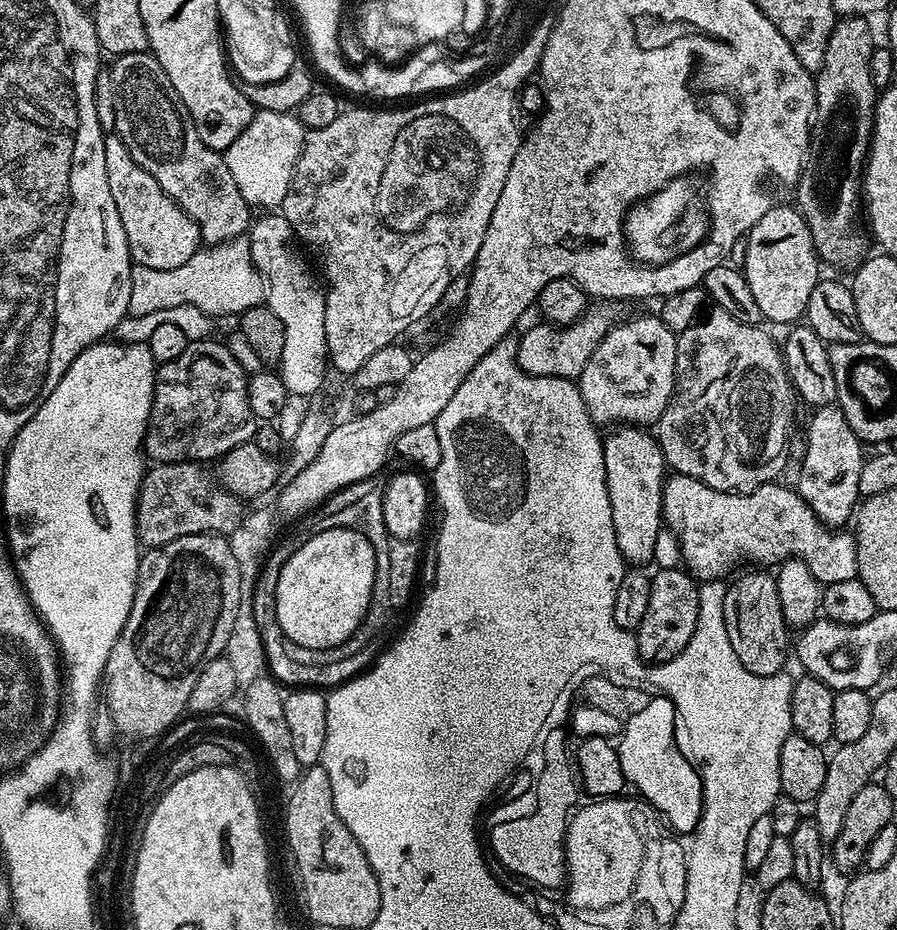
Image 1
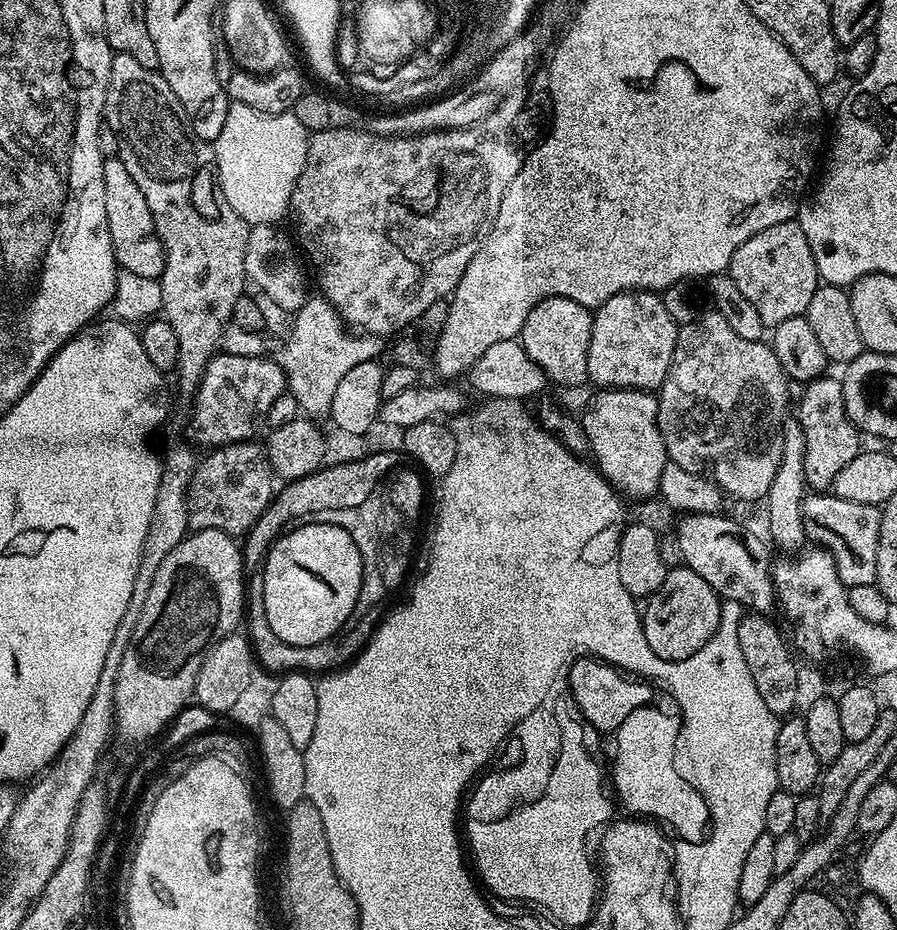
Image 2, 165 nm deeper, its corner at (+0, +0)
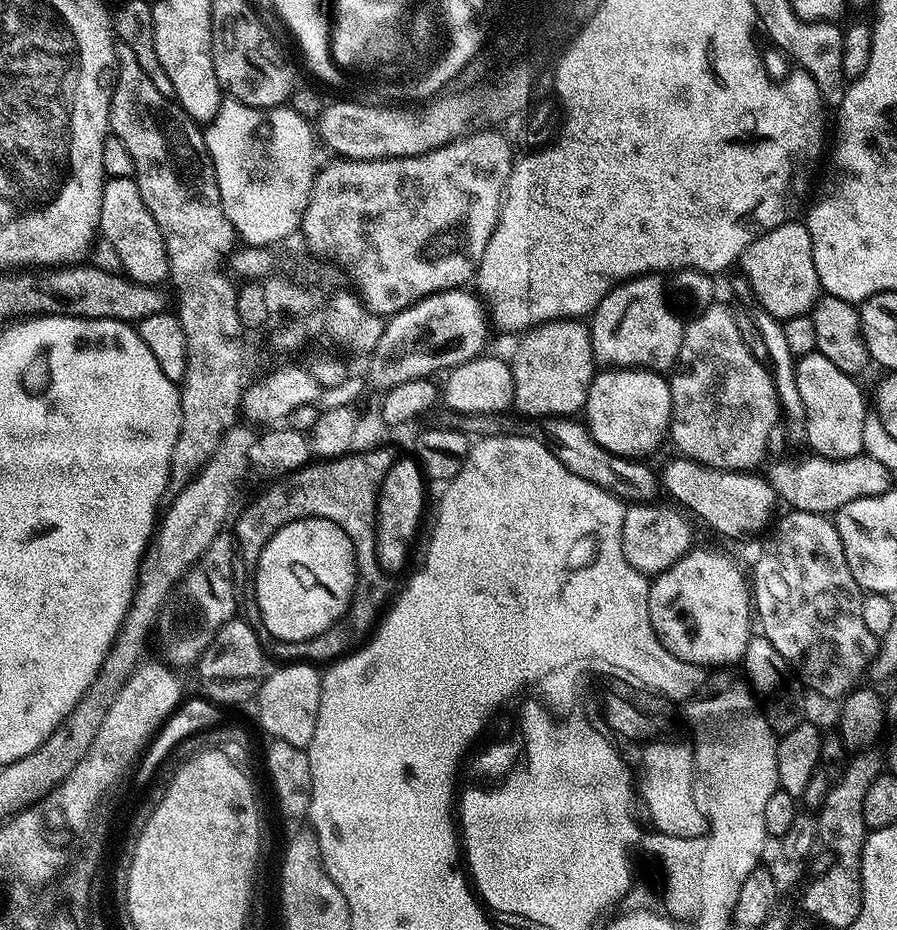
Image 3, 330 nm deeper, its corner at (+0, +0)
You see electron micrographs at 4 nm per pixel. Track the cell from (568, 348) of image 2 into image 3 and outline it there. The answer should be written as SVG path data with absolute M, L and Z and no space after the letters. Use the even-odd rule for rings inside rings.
M553 320L529 329L510 356L514 378L513 409L524 416L568 418L577 415L589 396L596 373L591 333L576 320Z

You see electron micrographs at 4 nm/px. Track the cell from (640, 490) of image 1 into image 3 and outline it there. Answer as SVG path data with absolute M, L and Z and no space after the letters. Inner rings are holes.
M605 367L595 373L582 416L598 446L615 456L648 458L644 456L666 440L672 426L670 383L650 368Z

